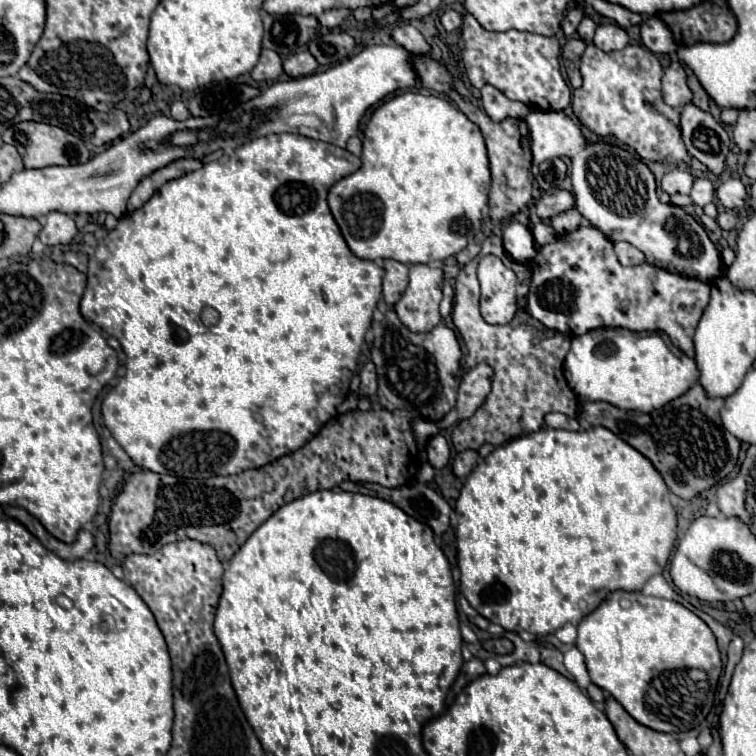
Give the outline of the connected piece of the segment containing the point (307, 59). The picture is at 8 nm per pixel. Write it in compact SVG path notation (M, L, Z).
M297 52L283 62L283 70L289 78L301 78L317 72L317 60L309 52Z

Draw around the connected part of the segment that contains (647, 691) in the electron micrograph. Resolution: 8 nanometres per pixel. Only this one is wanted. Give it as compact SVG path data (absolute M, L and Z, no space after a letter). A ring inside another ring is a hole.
M611 592L597 610L579 622L575 646L585 656L591 682L611 694L639 724L651 730L669 734L689 732L713 708L713 696L721 676L721 654L715 636L699 616L673 600L643 596L641 592ZM621 598L629 600L631 606L623 608Z

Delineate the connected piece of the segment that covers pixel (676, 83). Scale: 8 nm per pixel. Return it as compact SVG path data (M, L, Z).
M671 62L663 74L663 100L673 106L681 108L691 102L691 90L687 88L687 76L679 62Z

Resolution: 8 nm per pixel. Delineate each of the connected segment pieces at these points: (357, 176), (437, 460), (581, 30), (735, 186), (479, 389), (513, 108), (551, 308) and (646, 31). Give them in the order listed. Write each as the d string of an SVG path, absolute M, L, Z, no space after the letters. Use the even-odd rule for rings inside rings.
M406 91L393 96L389 102L381 104L373 112L363 134L365 134L365 138L363 138L363 154L361 154L363 164L361 164L361 168L357 172L341 178L329 190L331 214L337 222L337 226L341 228L341 234L343 234L347 246L351 248L351 252L363 260L391 258L391 260L397 260L403 264L433 264L433 262L441 262L453 254L461 252L469 244L469 236L475 234L481 226L481 214L483 214L483 208L487 206L487 192L489 192L489 182L491 182L489 160L487 160L487 150L485 150L481 130L461 110L453 108L453 104L446 98L436 94L423 95L418 91Z
M441 434L433 436L427 444L427 454L429 454L429 462L435 470L441 470L443 466L447 466L449 458L451 458L451 450L449 450L447 440Z
M585 16L585 18L581 20L579 28L577 28L577 36L579 36L581 40L585 40L585 42L589 44L589 42L593 40L593 34L595 34L595 28L597 28L597 26L595 26L595 22L593 22L591 18L587 18L587 16Z
M727 178L719 184L719 188L715 190L719 202L725 206L725 208L741 208L745 206L745 198L747 198L747 190L745 186L741 184L741 180L737 178Z
M477 364L475 368L471 368L461 380L455 408L443 418L443 424L439 426L451 428L453 424L471 418L475 410L481 408L485 398L489 396L491 378L493 378L493 368L489 364Z
M483 86L481 88L481 102L487 112L487 116L493 122L501 122L505 118L527 118L531 108L523 102L509 100L503 92L499 92L495 86Z
M579 226L575 232L569 232L555 242L541 246L531 262L531 268L533 280L527 294L527 312L545 328L557 330L565 336L581 336L603 326L619 326L633 332L665 332L675 348L679 348L689 358L695 356L693 334L699 318L703 316L703 310L707 308L707 302L711 300L709 284L657 268L649 262L637 266L621 266L615 256L613 242L607 240L601 230L595 230L595 226Z
M651 16L641 24L641 40L655 54L673 54L677 50L671 30L657 16Z

